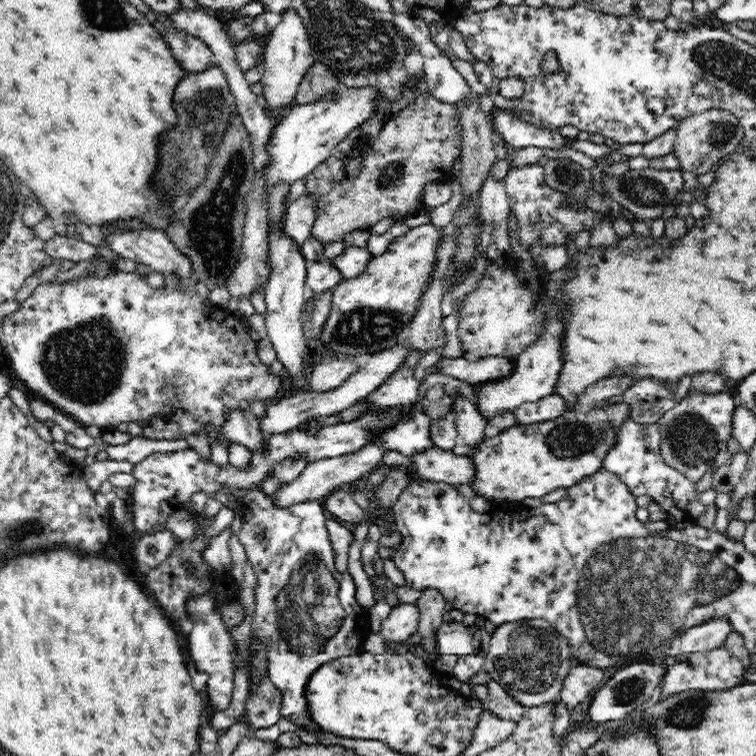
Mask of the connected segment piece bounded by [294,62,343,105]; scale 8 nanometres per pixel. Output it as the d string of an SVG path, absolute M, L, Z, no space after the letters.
M315 62L308 68L300 84L298 95L294 98L295 104L304 105L307 102L320 101L322 96L339 92L343 87L339 79L322 63Z

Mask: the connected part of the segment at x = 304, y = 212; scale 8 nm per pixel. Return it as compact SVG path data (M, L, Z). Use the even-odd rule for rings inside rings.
M304 194L289 206L286 206L285 218L282 220L282 231L298 243L310 238L312 226L316 222L318 211L317 198Z

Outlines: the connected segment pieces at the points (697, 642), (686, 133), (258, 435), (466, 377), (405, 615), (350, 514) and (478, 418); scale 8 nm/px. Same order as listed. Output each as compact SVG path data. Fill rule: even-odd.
M718 617L688 628L680 637L671 643L670 656L678 654L706 652L720 648L725 644L729 635L734 632L728 617Z
M714 108L693 114L680 121L675 129L674 154L682 171L692 172L696 177L706 174L724 158L730 158L745 138L741 122L732 113Z
M230 410L220 433L224 437L245 446L250 452L262 452L267 436L260 429L260 421L253 413L246 410Z
M464 356L457 358L441 357L436 364L438 372L455 379L478 385L492 380L502 380L514 368L514 357L493 356L468 360Z
M414 603L398 604L382 621L381 637L388 642L404 645L417 632L419 610Z
M348 487L335 489L327 499L327 510L331 516L338 518L344 524L352 524L356 528L366 525L368 516L353 500L352 490Z
M458 396L452 404L450 414L456 423L458 434L470 447L476 448L480 444L480 440L484 440L488 435L486 417L480 415L478 407L469 400Z

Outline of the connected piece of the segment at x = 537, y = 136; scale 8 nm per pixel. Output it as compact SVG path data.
M496 107L496 110L492 110L489 118L494 121L493 134L504 139L512 148L520 149L530 146L552 150L569 148L566 144L566 137L558 131L537 128L529 122L522 122L519 118L506 114L502 108Z

